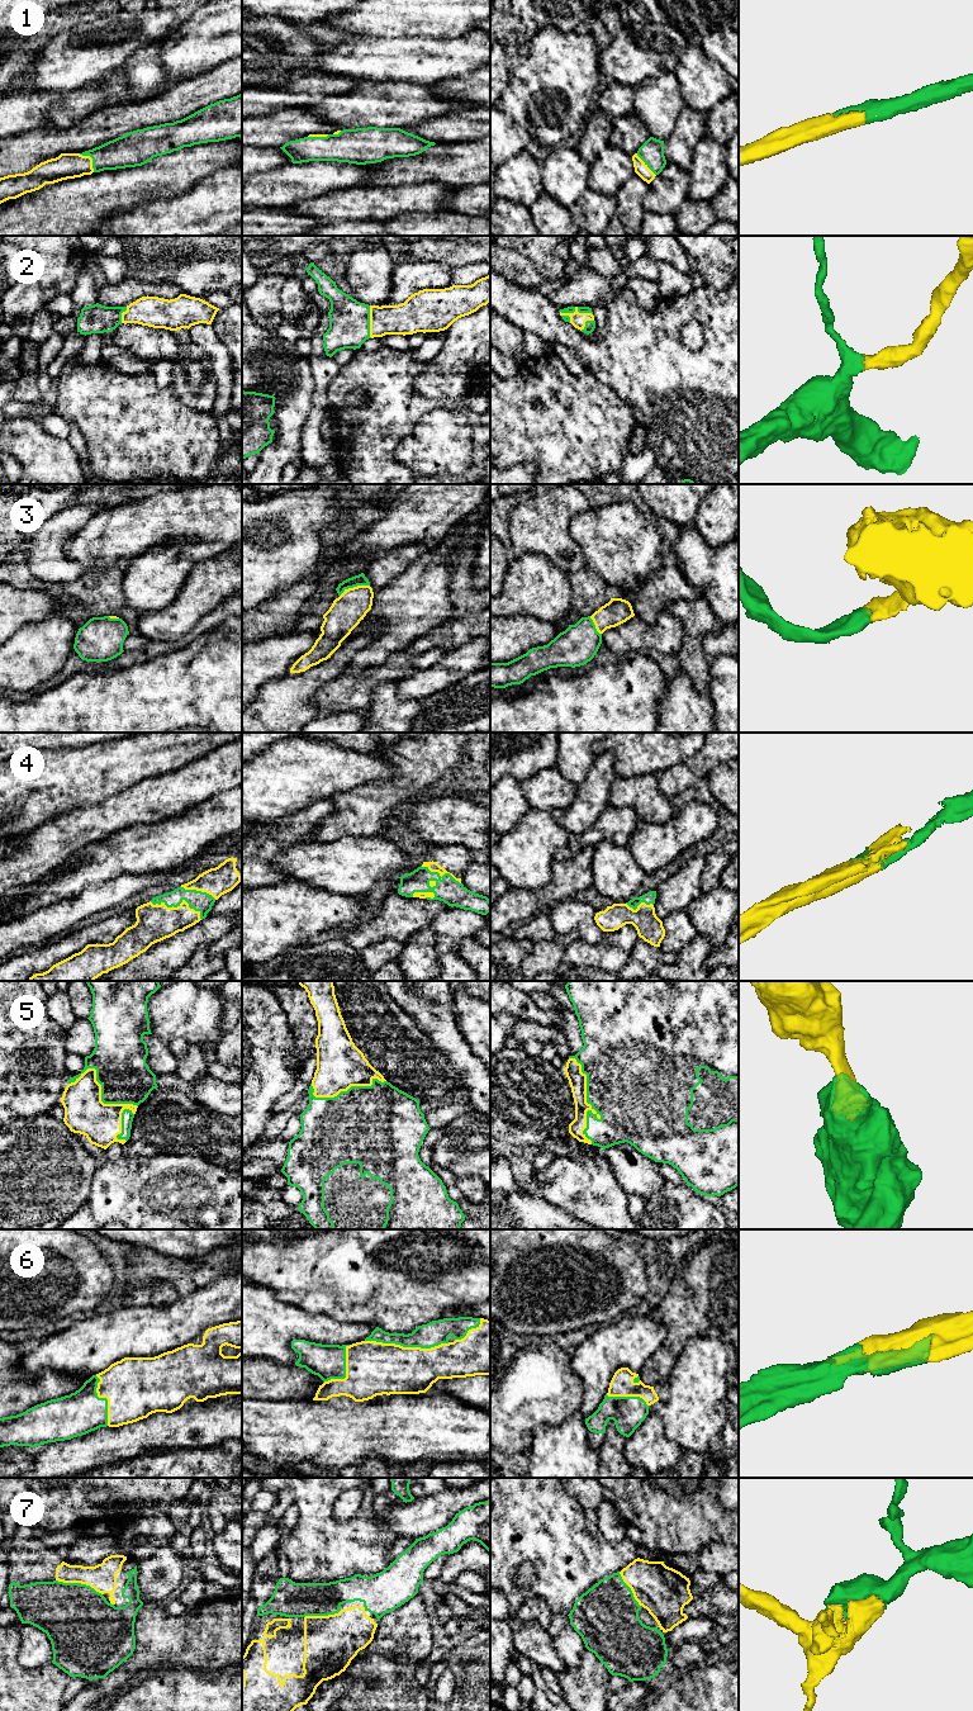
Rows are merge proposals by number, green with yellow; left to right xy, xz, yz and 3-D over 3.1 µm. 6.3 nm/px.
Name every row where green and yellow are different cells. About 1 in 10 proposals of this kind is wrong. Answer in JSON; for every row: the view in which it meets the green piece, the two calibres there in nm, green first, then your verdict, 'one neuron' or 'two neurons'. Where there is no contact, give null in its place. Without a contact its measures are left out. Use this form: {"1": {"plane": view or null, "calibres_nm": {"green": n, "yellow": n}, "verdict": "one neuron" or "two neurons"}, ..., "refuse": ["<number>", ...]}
{"1": {"plane": "xy", "calibres_nm": {"green": 200, "yellow": 160}, "verdict": "one neuron"}, "2": {"plane": "xz", "calibres_nm": {"green": 260, "yellow": 200}, "verdict": "one neuron"}, "3": {"plane": "xz", "calibres_nm": {"green": 70, "yellow": 200}, "verdict": "one neuron"}, "4": {"plane": "xy", "calibres_nm": {"green": 130, "yellow": 240}, "verdict": "one neuron"}, "5": {"plane": "yz", "calibres_nm": {"green": 480, "yellow": 110}, "verdict": "one neuron"}, "6": {"plane": "xz", "calibres_nm": {"green": 160, "yellow": 340}, "verdict": "one neuron"}, "7": {"plane": "xy", "calibres_nm": {"green": 440, "yellow": 180}, "verdict": "one neuron"}, "refuse": []}

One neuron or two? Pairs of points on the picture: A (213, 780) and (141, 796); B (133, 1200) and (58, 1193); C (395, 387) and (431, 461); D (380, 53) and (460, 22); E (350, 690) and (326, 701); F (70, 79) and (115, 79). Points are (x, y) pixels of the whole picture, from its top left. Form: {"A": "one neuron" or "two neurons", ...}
{"A": "one neuron", "B": "two neurons", "C": "two neurons", "D": "two neurons", "E": "one neuron", "F": "two neurons"}

